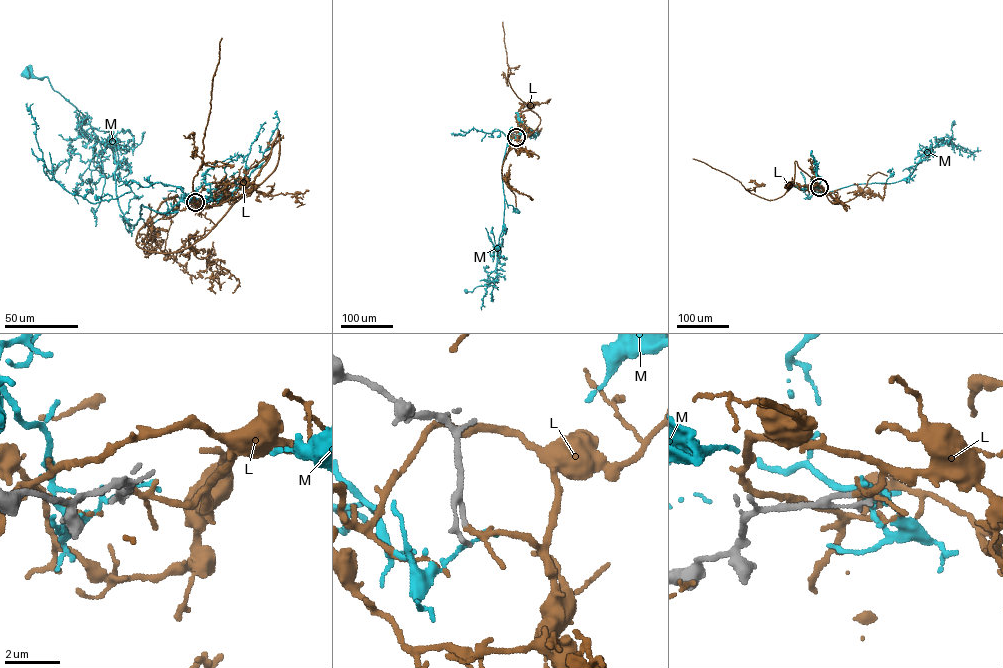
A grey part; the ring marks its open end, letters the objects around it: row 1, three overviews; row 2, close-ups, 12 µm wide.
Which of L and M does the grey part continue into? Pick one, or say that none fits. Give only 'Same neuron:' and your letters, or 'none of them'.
Same neuron: L

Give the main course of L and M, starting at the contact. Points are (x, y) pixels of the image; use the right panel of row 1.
L: (819, 187), (795, 161), (792, 186), (782, 196), (768, 200), (750, 193), (725, 173), (692, 158)
M: (819, 187), (810, 190), (828, 192), (853, 184), (902, 180), (911, 174), (926, 150), (951, 141), (953, 123)

